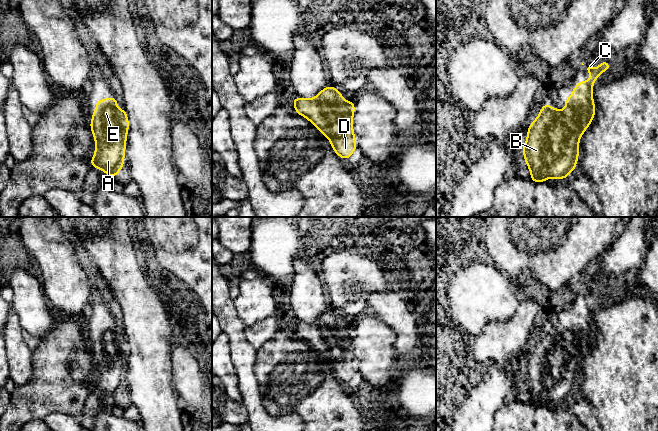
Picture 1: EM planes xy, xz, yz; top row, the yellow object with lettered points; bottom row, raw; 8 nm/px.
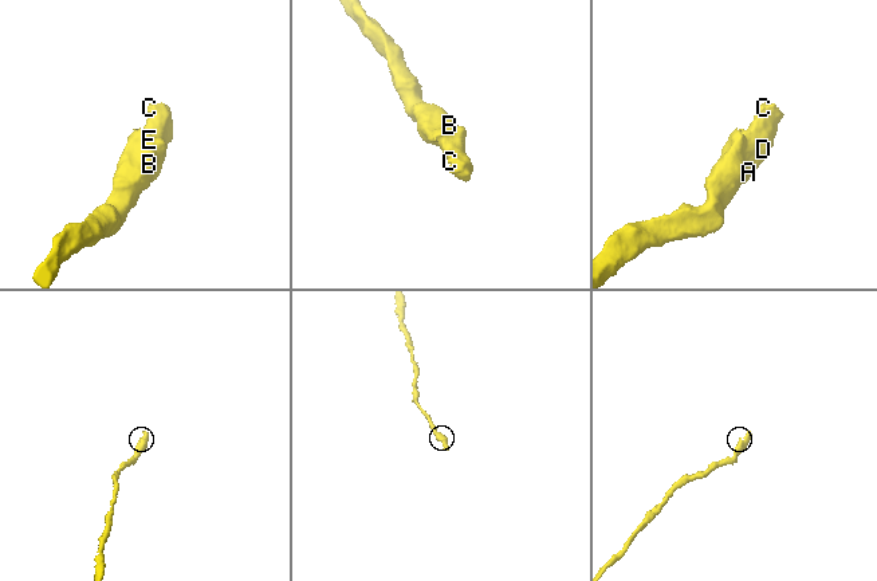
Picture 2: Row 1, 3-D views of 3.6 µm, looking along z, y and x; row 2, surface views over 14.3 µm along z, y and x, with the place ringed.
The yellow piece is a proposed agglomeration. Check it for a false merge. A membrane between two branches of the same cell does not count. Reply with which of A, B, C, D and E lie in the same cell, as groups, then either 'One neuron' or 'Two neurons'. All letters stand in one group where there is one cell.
Groups: A B C D E. One neuron

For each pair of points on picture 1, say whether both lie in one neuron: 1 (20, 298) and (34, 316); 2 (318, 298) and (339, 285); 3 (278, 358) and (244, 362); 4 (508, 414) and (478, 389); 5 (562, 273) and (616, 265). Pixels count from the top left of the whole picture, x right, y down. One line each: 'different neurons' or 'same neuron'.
1: same neuron
2: different neurons
3: different neurons
4: different neurons
5: different neurons

